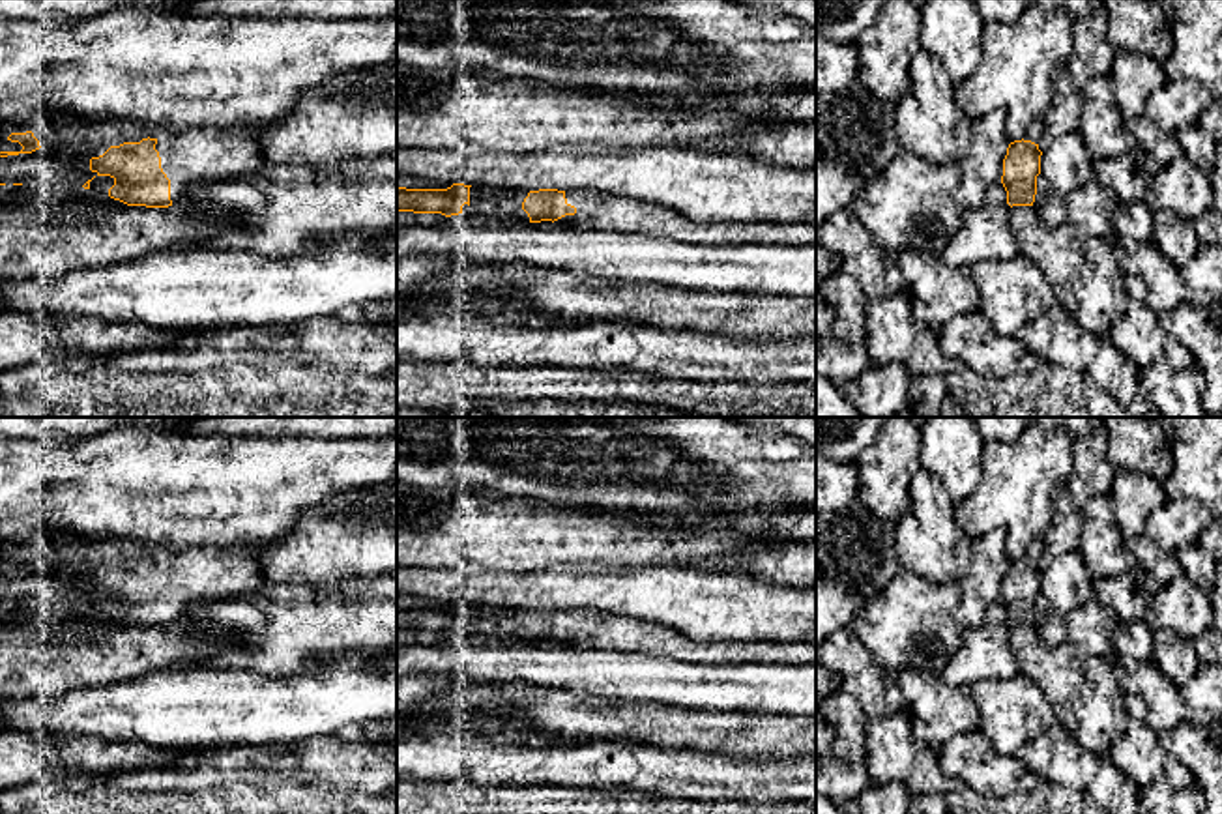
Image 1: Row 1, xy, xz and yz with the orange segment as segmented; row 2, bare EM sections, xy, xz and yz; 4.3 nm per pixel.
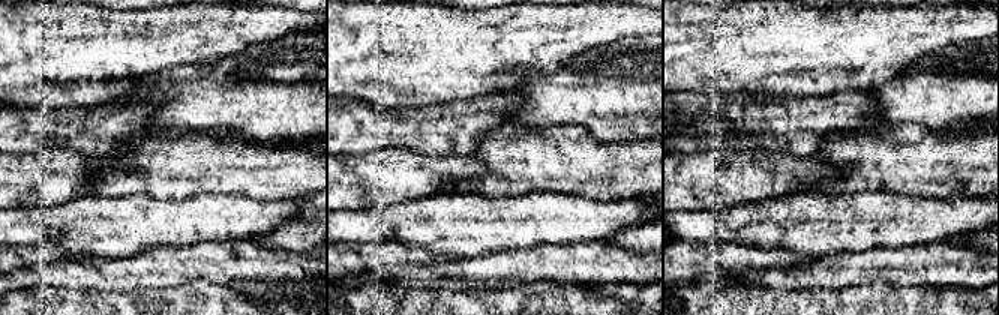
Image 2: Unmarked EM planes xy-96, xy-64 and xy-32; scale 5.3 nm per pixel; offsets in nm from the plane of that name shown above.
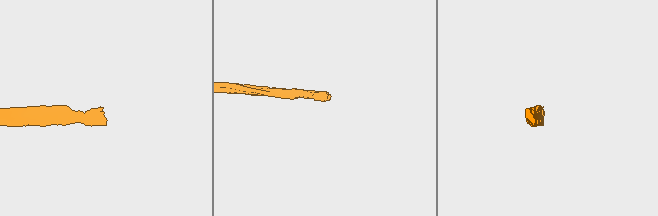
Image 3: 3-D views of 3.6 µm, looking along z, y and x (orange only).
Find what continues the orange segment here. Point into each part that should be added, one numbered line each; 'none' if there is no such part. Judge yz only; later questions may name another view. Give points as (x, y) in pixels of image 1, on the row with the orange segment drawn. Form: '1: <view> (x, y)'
1: yz (1033, 133)

